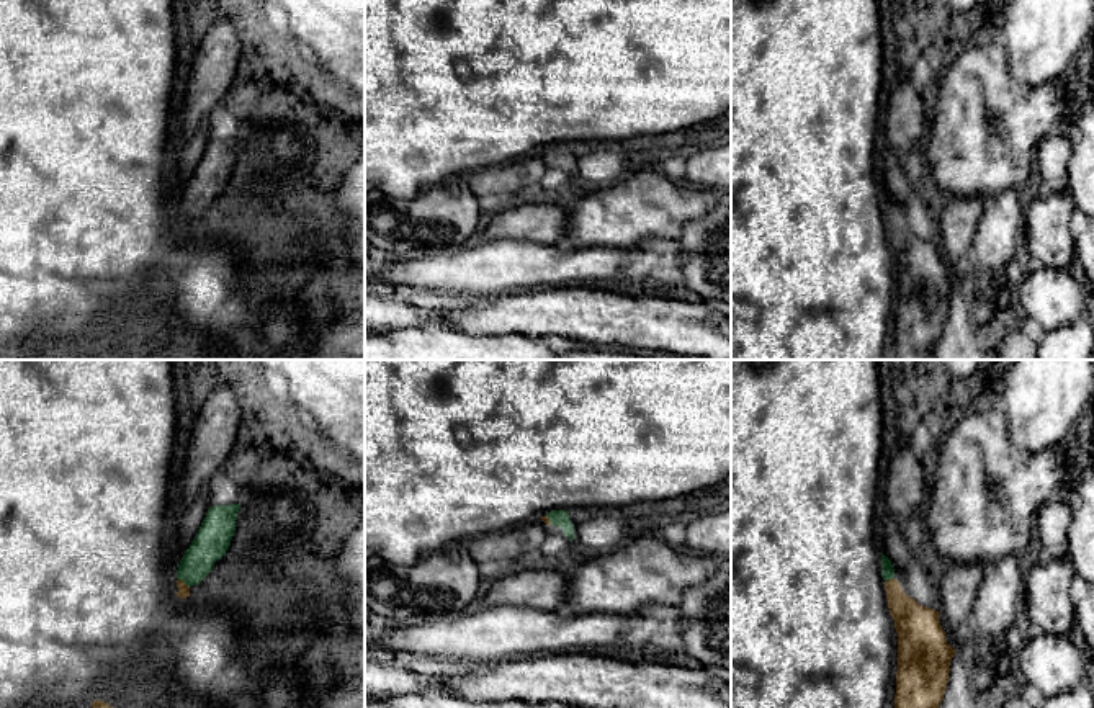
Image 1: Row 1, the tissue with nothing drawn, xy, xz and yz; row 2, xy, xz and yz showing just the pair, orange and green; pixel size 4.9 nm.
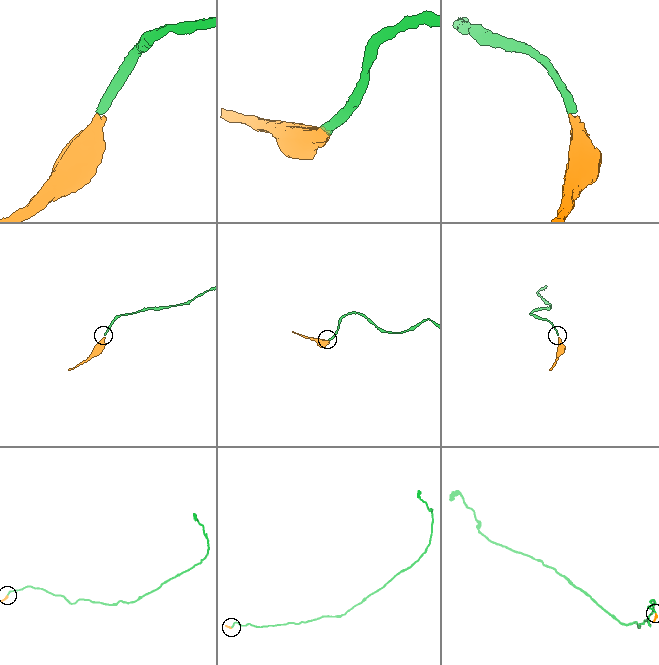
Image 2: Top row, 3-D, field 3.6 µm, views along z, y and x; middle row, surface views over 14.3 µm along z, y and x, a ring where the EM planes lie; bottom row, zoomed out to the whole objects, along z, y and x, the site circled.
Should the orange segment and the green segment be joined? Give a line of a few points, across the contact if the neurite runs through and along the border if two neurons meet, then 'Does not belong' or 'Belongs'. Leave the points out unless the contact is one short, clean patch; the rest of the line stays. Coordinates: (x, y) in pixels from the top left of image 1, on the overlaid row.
Line: xy (183, 591), (183, 582), (211, 542). Belongs

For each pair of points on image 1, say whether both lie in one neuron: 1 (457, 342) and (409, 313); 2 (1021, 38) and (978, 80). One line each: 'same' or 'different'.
1: different
2: different

